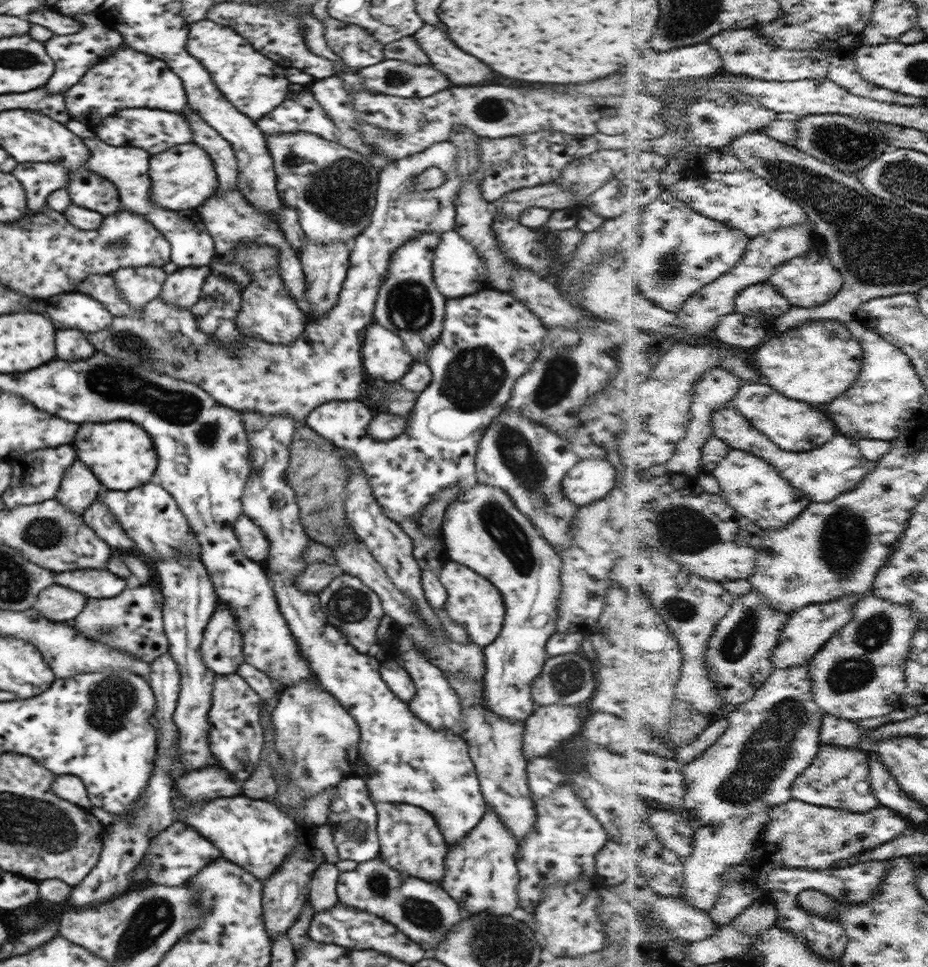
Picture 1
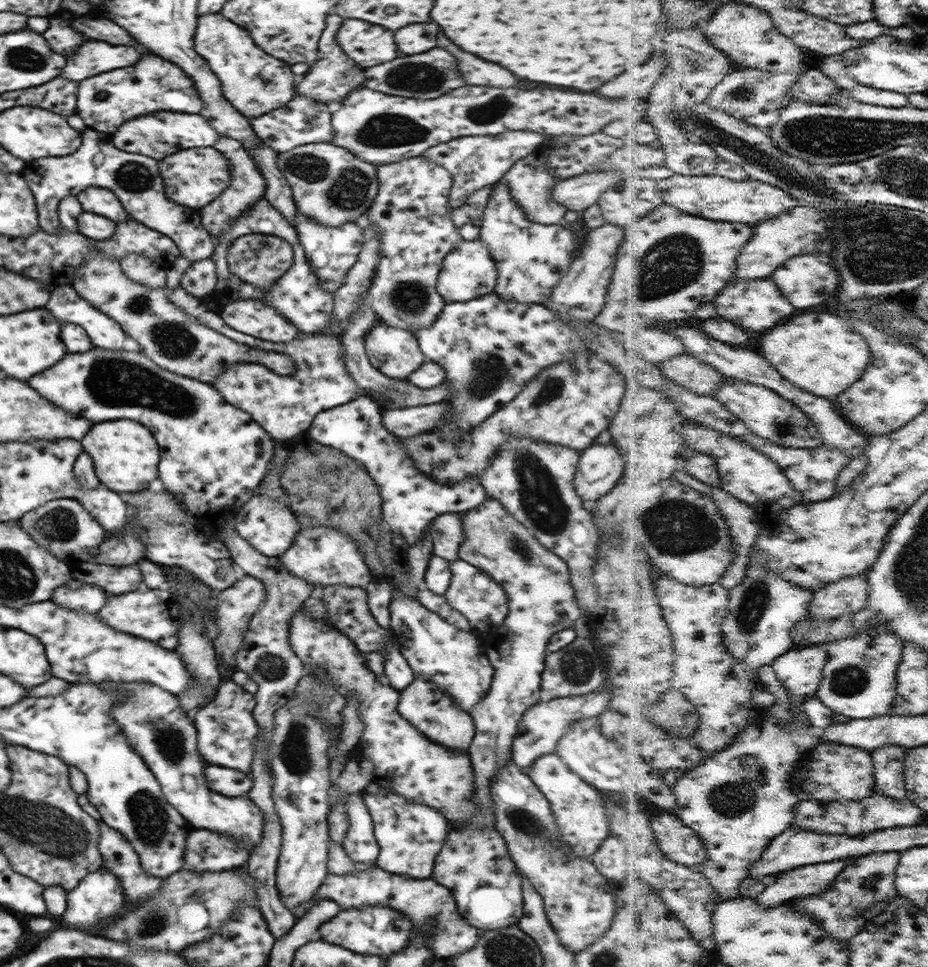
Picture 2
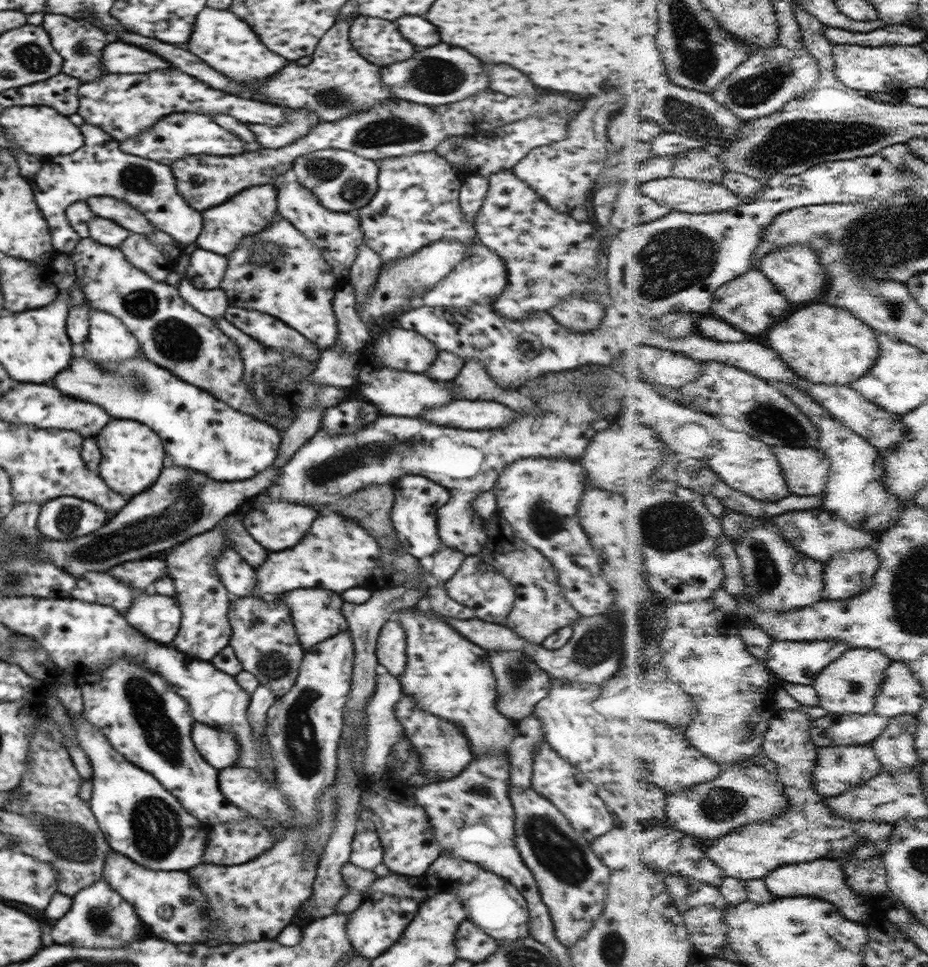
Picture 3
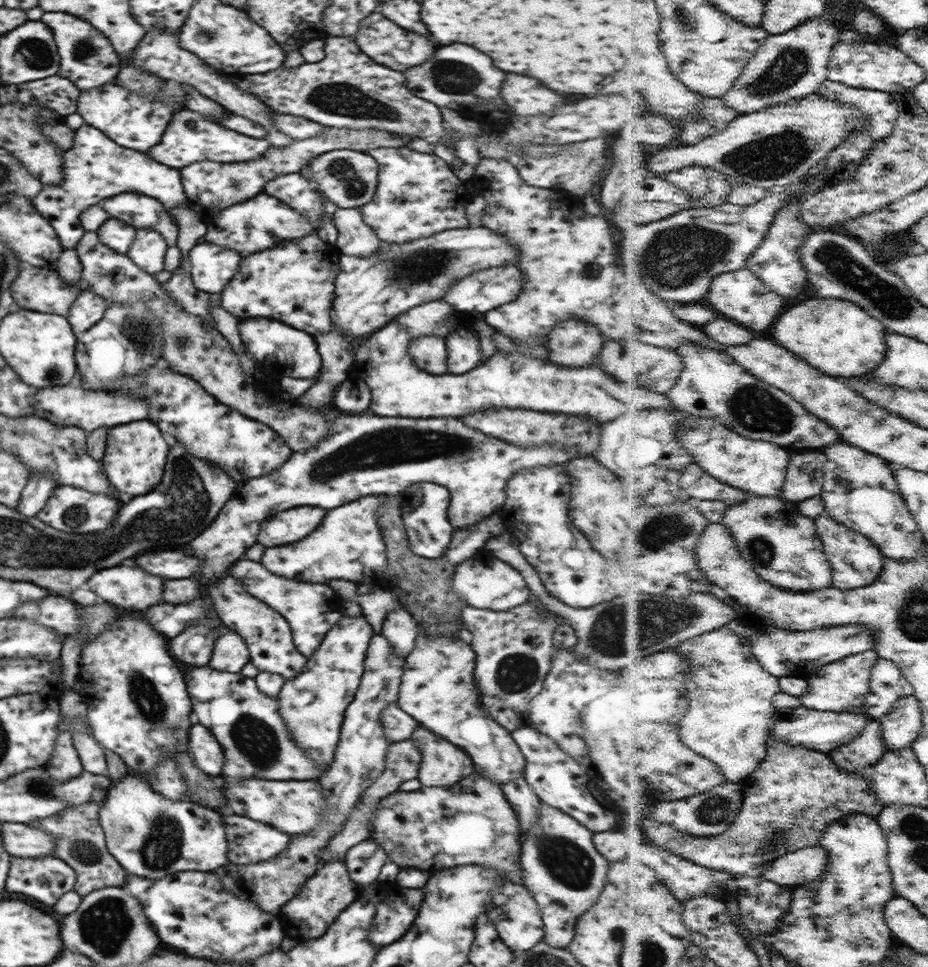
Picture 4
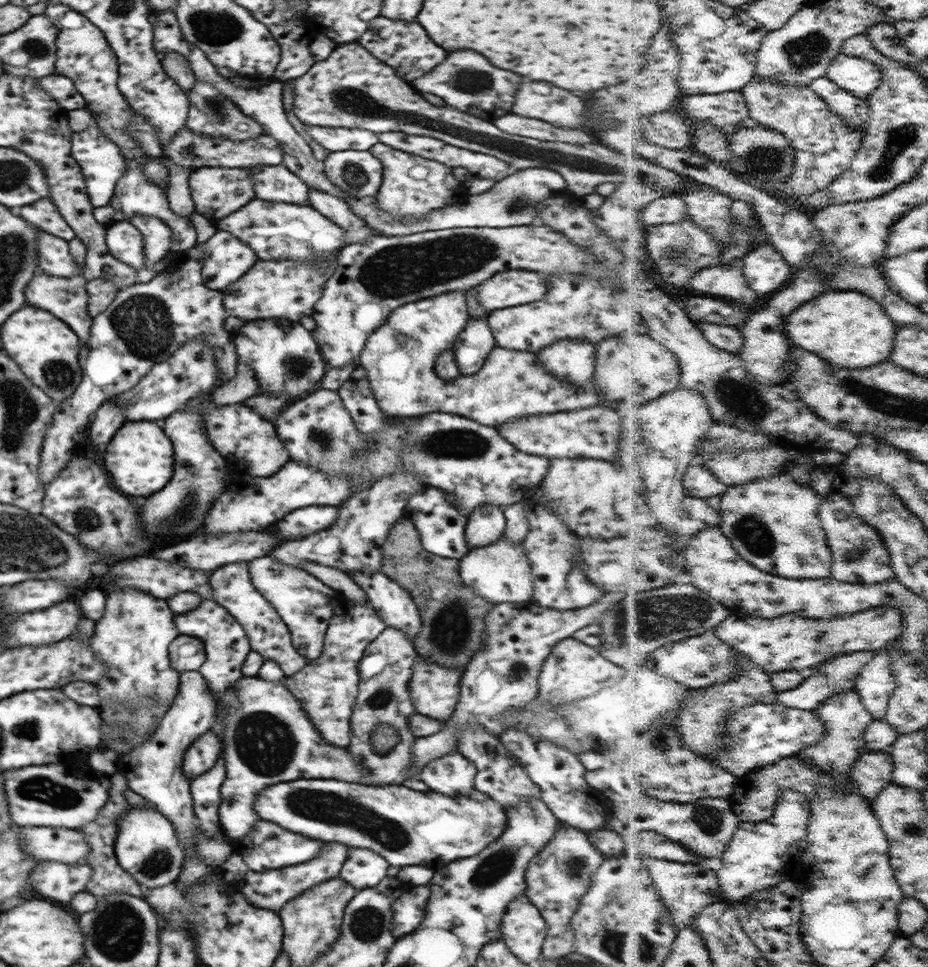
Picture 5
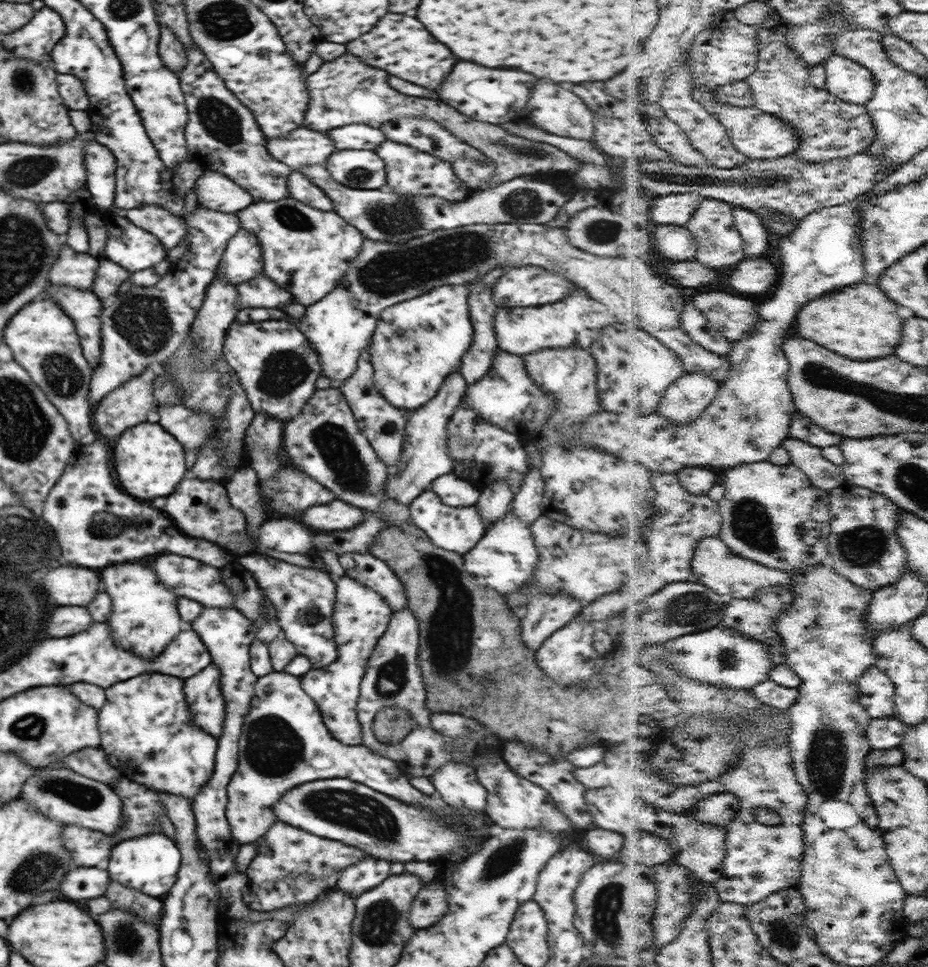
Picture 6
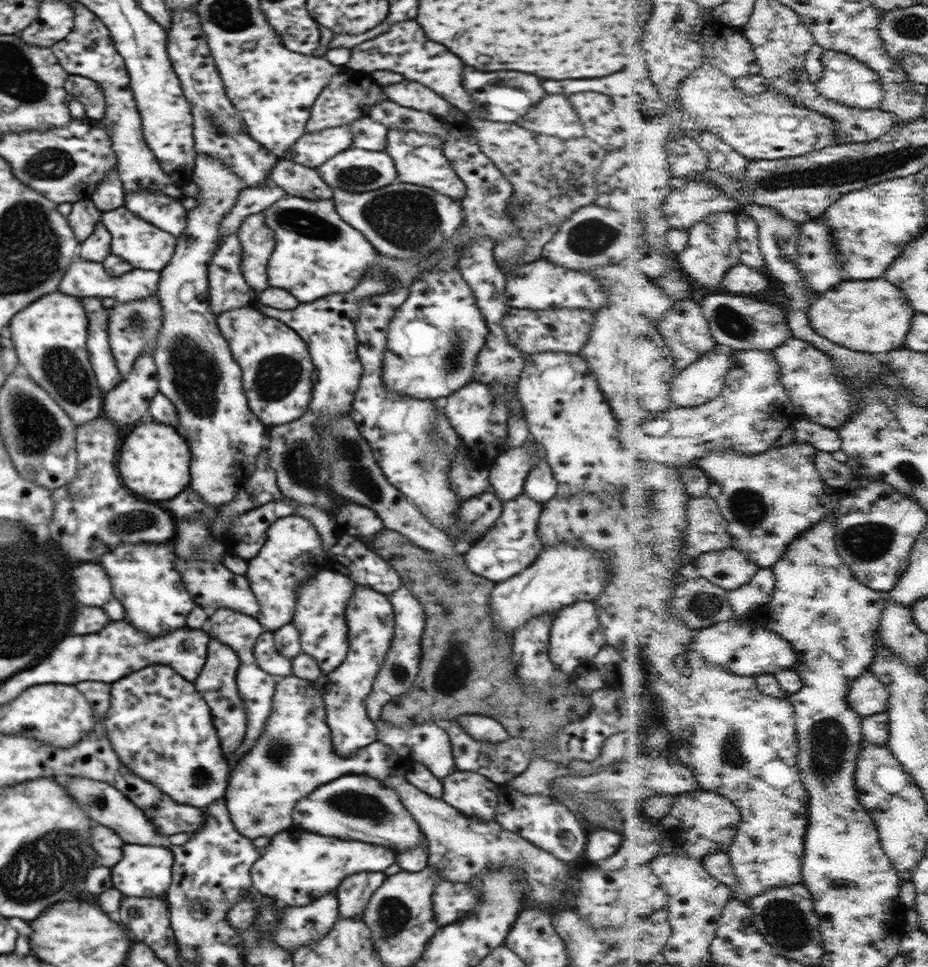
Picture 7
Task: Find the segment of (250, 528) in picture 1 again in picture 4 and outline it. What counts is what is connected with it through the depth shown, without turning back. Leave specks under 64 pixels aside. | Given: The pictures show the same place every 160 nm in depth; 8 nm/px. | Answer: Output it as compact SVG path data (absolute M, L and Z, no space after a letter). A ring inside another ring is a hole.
M300 507L280 512L266 520L258 532L258 542L265 549L294 544L307 538L326 516L326 510L319 507Z

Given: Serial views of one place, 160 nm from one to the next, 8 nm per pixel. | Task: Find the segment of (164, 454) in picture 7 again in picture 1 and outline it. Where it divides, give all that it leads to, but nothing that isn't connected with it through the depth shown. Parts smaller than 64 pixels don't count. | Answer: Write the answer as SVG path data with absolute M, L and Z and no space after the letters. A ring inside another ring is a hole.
M126 420L106 424L78 424L78 432L71 445L76 449L77 459L82 460L110 490L138 488L146 484L156 470L156 452L150 436L138 424Z

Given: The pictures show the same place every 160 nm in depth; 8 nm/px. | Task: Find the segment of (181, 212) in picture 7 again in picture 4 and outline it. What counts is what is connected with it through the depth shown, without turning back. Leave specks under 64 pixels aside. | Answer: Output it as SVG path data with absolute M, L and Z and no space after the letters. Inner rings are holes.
M138 228L127 255L141 270L155 275L164 270L167 248L167 242L154 229Z

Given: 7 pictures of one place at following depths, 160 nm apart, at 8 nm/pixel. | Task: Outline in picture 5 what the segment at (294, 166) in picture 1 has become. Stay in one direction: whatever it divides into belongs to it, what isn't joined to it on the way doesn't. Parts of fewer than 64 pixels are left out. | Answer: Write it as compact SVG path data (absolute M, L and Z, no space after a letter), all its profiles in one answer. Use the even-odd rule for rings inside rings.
M338 151L321 162L324 174L347 196L375 196L379 191L383 166L368 151Z

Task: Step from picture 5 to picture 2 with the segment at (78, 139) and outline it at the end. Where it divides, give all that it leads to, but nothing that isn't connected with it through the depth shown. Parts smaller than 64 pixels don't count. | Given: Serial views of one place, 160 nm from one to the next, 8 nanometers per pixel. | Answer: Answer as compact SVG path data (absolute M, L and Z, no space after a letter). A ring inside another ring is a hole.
M88 128L81 132L81 139L81 145L74 154L25 161L20 173L35 196L39 226L48 234L56 234L59 231L61 222L57 206L62 198L77 196L88 187L100 187L114 192L124 210L130 214L130 218L169 236L179 249L179 254L186 260L198 262L209 258L215 252L216 241L201 223L201 211L168 200L156 159L116 148L110 133Z

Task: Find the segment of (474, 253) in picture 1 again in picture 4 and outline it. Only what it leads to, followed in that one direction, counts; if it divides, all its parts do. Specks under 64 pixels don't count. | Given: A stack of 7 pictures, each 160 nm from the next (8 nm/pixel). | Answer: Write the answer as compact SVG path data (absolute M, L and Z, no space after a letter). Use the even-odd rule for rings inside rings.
M515 265L488 268L486 271L474 272L473 275L458 280L441 299L453 306L456 311L475 311L484 314L493 308L511 303L522 292L522 285L522 270Z

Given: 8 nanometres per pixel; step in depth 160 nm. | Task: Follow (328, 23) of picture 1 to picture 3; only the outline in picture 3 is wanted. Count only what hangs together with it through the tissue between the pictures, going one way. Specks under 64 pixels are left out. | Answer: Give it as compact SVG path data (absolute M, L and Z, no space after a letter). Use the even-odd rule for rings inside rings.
M360 15L350 21L349 34L358 53L380 68L404 62L417 51L411 42L400 36L394 21Z

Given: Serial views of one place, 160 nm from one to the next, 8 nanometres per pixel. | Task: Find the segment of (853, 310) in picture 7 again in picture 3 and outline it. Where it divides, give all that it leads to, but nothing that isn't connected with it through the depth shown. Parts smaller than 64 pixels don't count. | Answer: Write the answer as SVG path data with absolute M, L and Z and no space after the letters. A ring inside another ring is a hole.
M812 304L781 321L770 332L770 344L800 375L817 384L851 385L869 374L881 359L881 341L872 324L846 308Z

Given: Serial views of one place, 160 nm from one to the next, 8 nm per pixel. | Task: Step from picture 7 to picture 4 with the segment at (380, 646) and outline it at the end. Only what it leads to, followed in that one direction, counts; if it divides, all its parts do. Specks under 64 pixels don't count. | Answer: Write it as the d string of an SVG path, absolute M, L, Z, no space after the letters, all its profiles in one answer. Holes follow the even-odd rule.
M342 616L342 619L326 633L316 652L307 658L304 668L294 678L285 680L281 686L277 701L282 722L289 730L291 739L302 749L302 753L308 753L308 757L314 758L317 764L329 766L333 761L334 753L338 748L345 710L352 702L362 681L367 648L374 634L376 633L373 631L372 625L364 616Z

